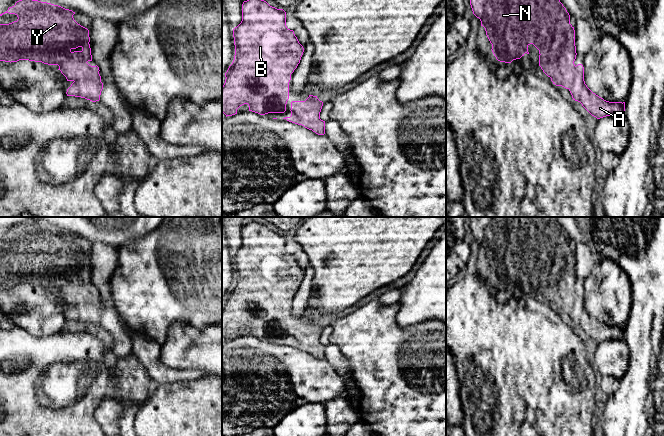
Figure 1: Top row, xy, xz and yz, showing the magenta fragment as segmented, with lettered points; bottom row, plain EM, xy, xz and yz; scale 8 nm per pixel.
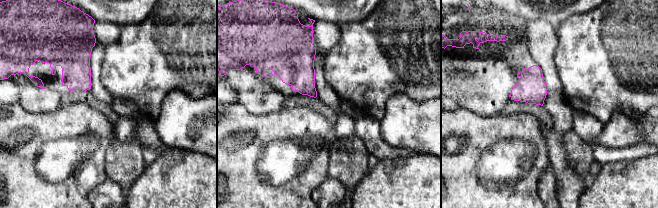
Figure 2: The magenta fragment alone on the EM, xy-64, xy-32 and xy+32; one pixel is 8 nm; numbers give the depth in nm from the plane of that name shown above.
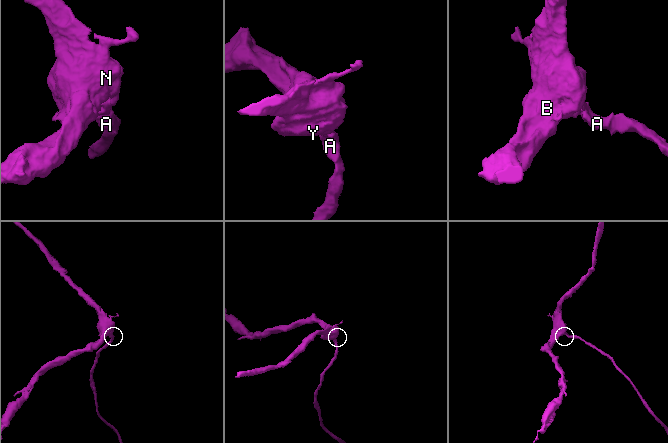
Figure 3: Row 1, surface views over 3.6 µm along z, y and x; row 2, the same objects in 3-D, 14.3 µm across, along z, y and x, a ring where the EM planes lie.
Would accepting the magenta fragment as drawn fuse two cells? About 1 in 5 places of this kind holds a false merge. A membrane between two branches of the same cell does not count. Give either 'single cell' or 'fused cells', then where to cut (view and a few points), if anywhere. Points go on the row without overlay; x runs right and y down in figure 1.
single cell; no cut

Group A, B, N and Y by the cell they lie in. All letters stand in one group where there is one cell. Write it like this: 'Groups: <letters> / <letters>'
Groups: A B N Y

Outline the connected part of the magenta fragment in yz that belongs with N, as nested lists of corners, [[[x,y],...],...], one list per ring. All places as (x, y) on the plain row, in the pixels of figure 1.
[[[470,217],[470,229],[473,238],[480,243],[481,250],[485,252],[486,259],[492,268],[492,276],[500,286],[511,287],[520,283],[525,277],[529,278],[528,270],[533,268],[539,274],[539,290],[543,296],[551,302],[556,310],[568,313],[573,324],[582,330],[597,343],[625,338],[625,326],[609,326],[593,317],[585,308],[584,291],[582,288],[575,289],[576,270],[575,254],[570,248],[570,239],[566,232],[555,219],[550,222],[546,217]]]

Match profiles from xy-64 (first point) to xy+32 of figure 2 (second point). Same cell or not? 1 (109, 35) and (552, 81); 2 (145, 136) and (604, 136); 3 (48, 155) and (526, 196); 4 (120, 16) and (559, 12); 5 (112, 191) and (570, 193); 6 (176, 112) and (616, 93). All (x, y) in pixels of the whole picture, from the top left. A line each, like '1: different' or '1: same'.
1: same
2: different
3: same
4: same
5: different
6: different

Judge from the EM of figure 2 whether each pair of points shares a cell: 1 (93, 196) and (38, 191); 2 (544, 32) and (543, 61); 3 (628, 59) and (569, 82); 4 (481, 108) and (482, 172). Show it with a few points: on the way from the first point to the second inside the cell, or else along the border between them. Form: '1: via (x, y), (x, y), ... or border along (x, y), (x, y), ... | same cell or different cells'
1: border along (105, 180), (94, 187), (87, 197) | different cells
2: via (543, 39), (543, 54) | same cell
3: via (613, 73), (600, 73), (592, 79), (584, 80) | same cell
4: border along (465, 107), (481, 115), (497, 114) | different cells

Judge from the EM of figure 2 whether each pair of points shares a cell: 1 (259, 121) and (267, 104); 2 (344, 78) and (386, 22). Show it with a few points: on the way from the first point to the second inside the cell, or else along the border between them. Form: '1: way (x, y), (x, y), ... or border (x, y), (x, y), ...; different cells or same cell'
1: border (242, 104), (254, 113), (270, 113), (280, 110); different cells
2: way (358, 64), (365, 57), (365, 43), (372, 36); same cell

